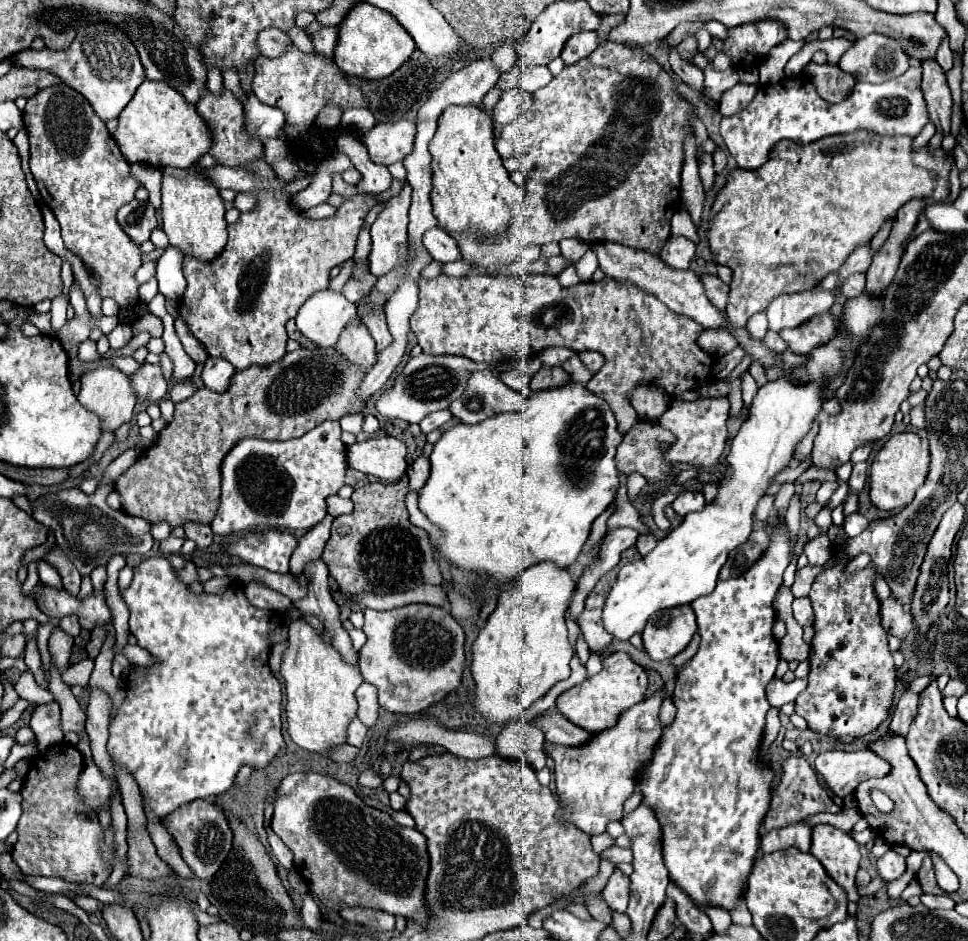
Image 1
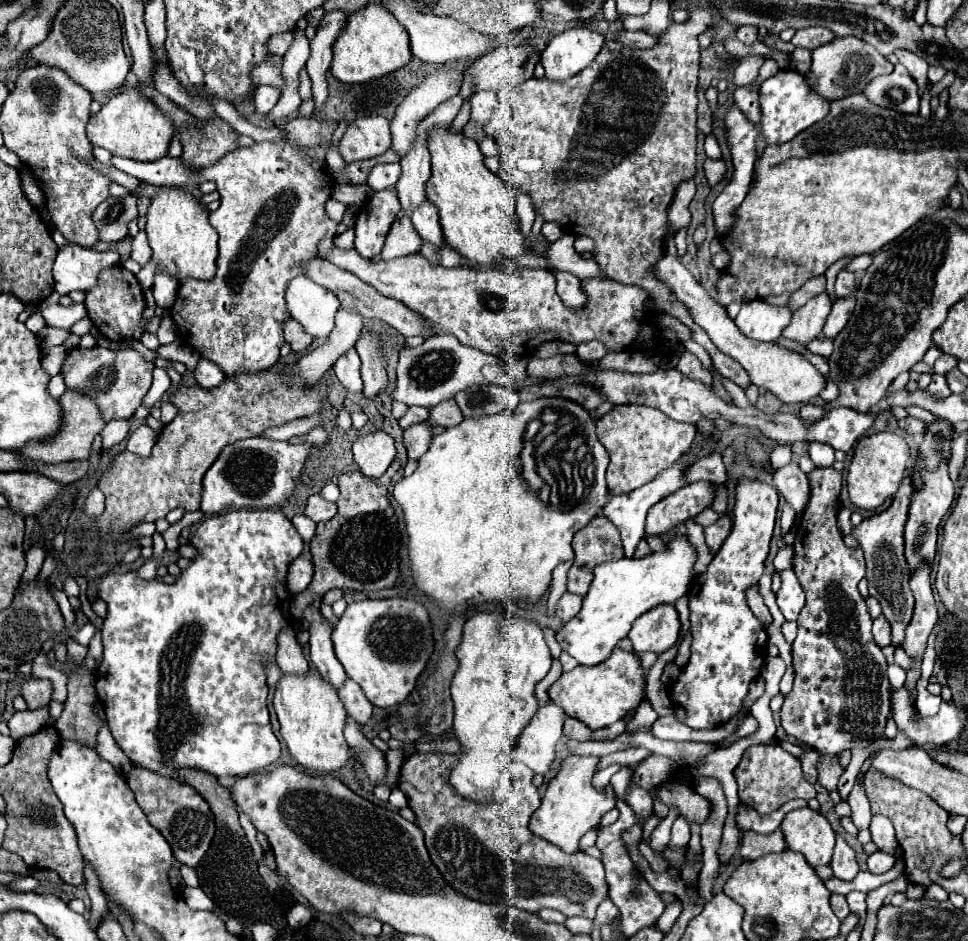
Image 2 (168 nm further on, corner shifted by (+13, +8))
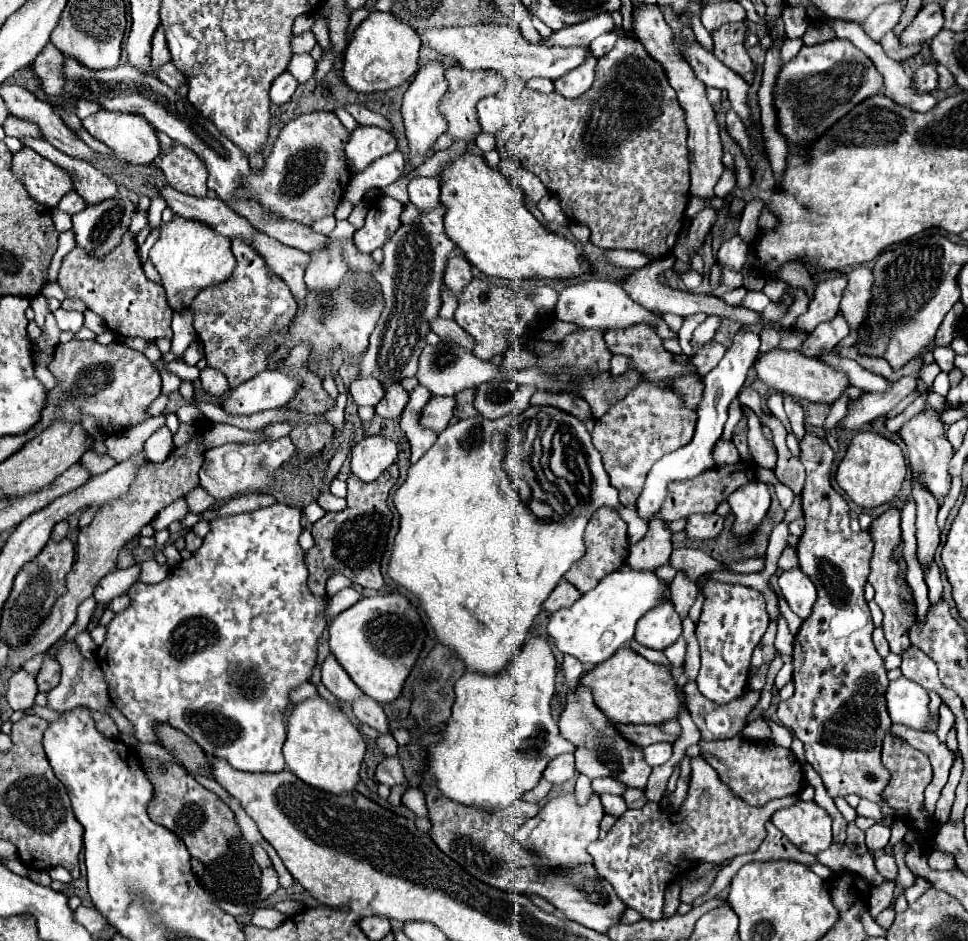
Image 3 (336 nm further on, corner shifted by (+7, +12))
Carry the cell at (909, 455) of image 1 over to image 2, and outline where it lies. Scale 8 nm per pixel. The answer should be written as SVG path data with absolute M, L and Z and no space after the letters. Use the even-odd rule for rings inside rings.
M876 432L862 436L854 448L846 476L850 502L862 510L876 510L896 494L908 466L910 466L910 450L902 436L892 432Z

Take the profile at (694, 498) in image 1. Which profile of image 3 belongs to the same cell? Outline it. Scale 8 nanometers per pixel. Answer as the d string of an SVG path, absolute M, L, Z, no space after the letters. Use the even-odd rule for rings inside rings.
M662 518L650 520L648 534L630 546L628 564L636 564L636 568L652 568L656 570L662 564L668 564L672 554L672 530L668 522Z

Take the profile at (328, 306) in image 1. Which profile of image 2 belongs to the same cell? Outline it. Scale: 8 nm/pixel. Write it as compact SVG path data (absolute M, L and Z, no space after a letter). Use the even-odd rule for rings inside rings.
M296 276L286 292L288 310L294 320L298 320L308 334L314 338L326 338L334 328L334 314L340 302L334 292L308 280L306 276Z

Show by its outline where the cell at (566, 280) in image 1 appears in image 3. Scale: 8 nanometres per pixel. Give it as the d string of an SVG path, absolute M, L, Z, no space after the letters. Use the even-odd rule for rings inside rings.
M578 280L570 286L566 286L560 292L558 304L556 304L556 314L558 320L578 324L580 328L598 328L598 330L608 330L608 328L628 328L638 322L652 324L656 334L662 340L678 340L678 334L668 328L662 316L654 316L654 312L642 308L638 302L634 302L618 284L608 282L608 280Z

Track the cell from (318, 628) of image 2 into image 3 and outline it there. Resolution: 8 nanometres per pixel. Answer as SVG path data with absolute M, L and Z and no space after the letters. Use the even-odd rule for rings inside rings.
M328 654L322 664L322 684L342 702L352 702L362 694L362 690L352 682L352 678L340 666L334 654Z

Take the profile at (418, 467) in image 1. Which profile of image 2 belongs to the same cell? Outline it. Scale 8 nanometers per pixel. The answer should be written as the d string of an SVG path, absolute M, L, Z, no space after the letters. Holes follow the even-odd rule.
M428 420L404 430L404 446L408 450L408 458L420 458L424 452L428 452L430 442L432 442L432 426L428 424Z

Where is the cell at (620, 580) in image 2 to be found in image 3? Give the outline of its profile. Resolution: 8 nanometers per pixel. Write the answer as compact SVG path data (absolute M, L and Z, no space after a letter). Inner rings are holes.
M624 564L620 570L604 576L594 590L582 594L582 598L570 608L554 612L548 622L548 636L562 654L572 654L588 666L602 664L612 658L618 648L632 640L636 622L656 604L666 600L668 590L670 582L658 578L654 572L636 570L630 564Z

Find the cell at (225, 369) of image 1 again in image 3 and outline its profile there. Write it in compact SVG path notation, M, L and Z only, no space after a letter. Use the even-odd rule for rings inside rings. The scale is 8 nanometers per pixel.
M210 366L200 372L200 380L202 380L202 388L208 394L214 394L214 396L220 396L220 394L224 394L230 388L226 376L220 370L210 368Z

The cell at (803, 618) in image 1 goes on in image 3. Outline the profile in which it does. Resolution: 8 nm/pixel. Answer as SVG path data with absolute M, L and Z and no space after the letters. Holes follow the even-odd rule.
M792 568L780 574L778 586L784 598L788 600L792 612L806 620L812 612L812 604L816 602L816 588L808 580L808 576L804 576L800 568Z

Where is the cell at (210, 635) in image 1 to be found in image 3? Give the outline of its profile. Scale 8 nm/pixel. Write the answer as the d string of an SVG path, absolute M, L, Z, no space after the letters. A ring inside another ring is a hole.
M280 502L266 506L266 508L258 508L254 512L244 512L244 514L234 514L234 516L218 516L210 522L210 532L206 534L204 544L192 554L190 560L182 560L158 584L138 582L138 584L130 586L130 590L126 592L130 598L130 606L126 610L118 612L112 618L112 622L108 624L106 638L96 652L96 658L98 658L98 664L100 664L106 680L108 678L106 684L108 684L110 700L130 720L130 724L134 728L134 738L138 742L160 744L158 734L156 734L156 724L170 724L172 728L182 730L188 738L198 740L200 748L208 756L222 758L236 770L246 770L246 772L284 770L282 744L286 740L284 712L286 712L286 704L288 704L288 690L310 680L312 666L316 664L316 644L326 626L326 620L322 618L322 610L326 608L326 598L312 596L312 592L308 592L308 586L306 586L304 554L298 544L298 538L302 534L300 518L302 518L300 508L286 506Z

